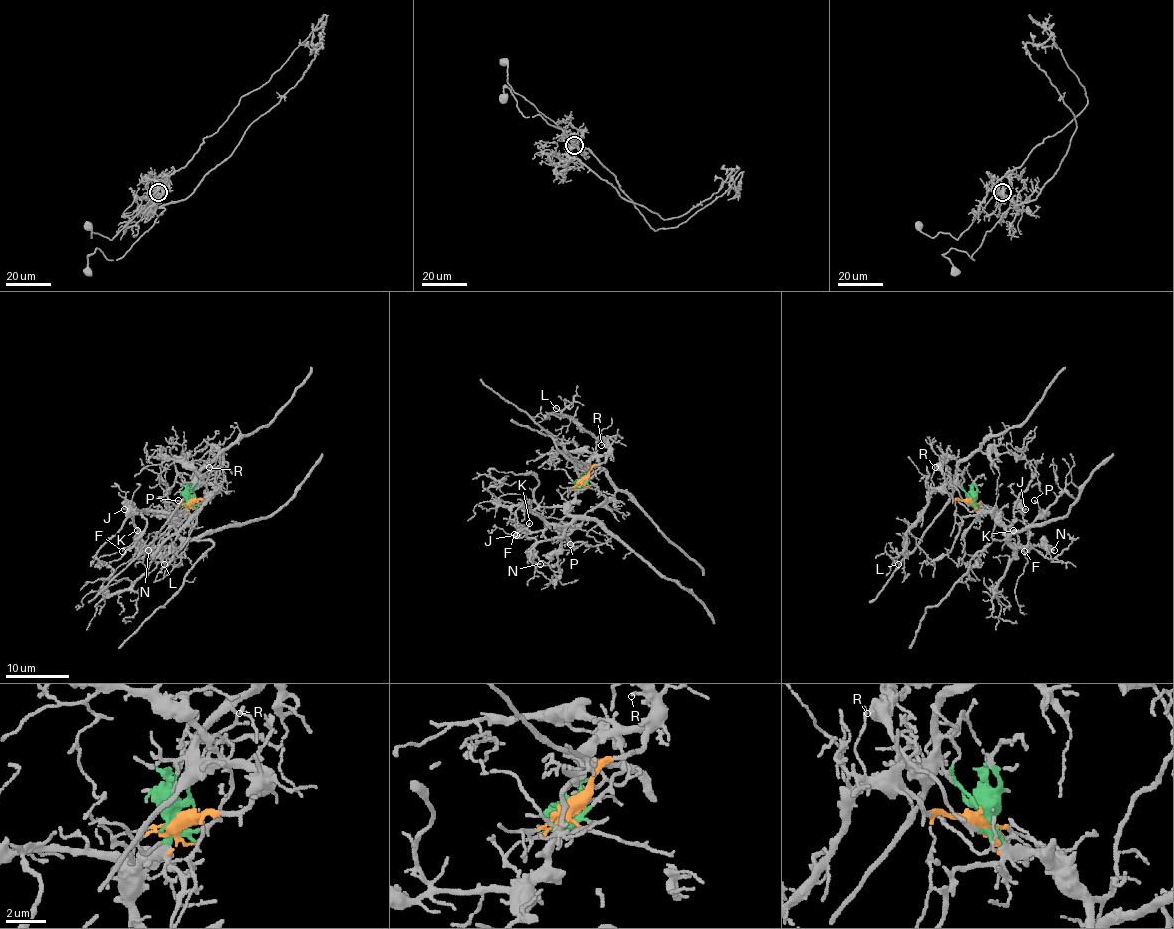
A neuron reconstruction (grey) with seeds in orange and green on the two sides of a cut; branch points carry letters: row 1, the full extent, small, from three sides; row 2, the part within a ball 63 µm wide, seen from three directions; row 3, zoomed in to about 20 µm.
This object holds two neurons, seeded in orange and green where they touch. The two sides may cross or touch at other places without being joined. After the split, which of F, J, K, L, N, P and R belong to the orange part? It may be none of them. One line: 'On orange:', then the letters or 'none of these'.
On orange: L, R

